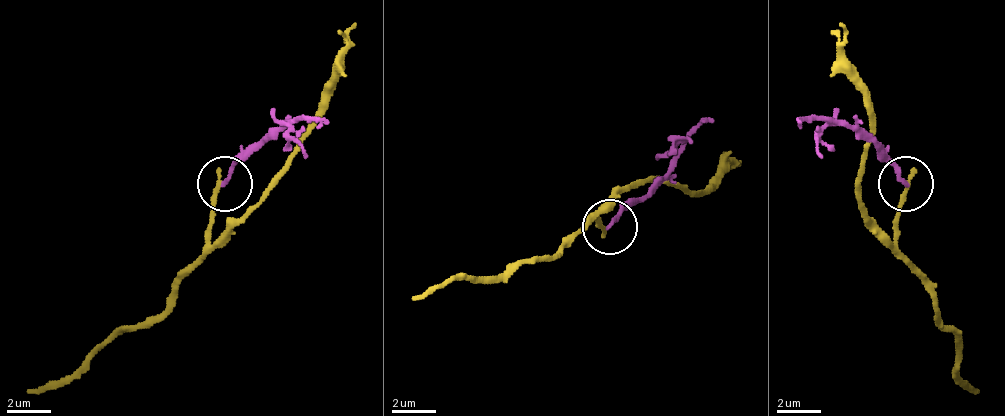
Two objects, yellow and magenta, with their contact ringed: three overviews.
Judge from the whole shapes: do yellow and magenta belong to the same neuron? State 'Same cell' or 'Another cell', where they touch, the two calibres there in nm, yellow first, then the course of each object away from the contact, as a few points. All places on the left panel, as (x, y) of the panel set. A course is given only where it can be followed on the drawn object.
Another cell. Place: (224, 184). Thickness 240 nm (yellow) against 180 nm. Course of yellow: (220, 185), (215, 240), (259, 202), (320, 113), (320, 91), (342, 57), (353, 24). Course of magenta: (226, 185), (281, 124), (326, 124)

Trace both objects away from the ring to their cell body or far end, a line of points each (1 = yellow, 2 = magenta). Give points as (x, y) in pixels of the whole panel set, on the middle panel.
1: (605, 228), (600, 211), (644, 184), (705, 189), (727, 167), (738, 161)
2: (611, 228), (666, 172), (711, 117)

